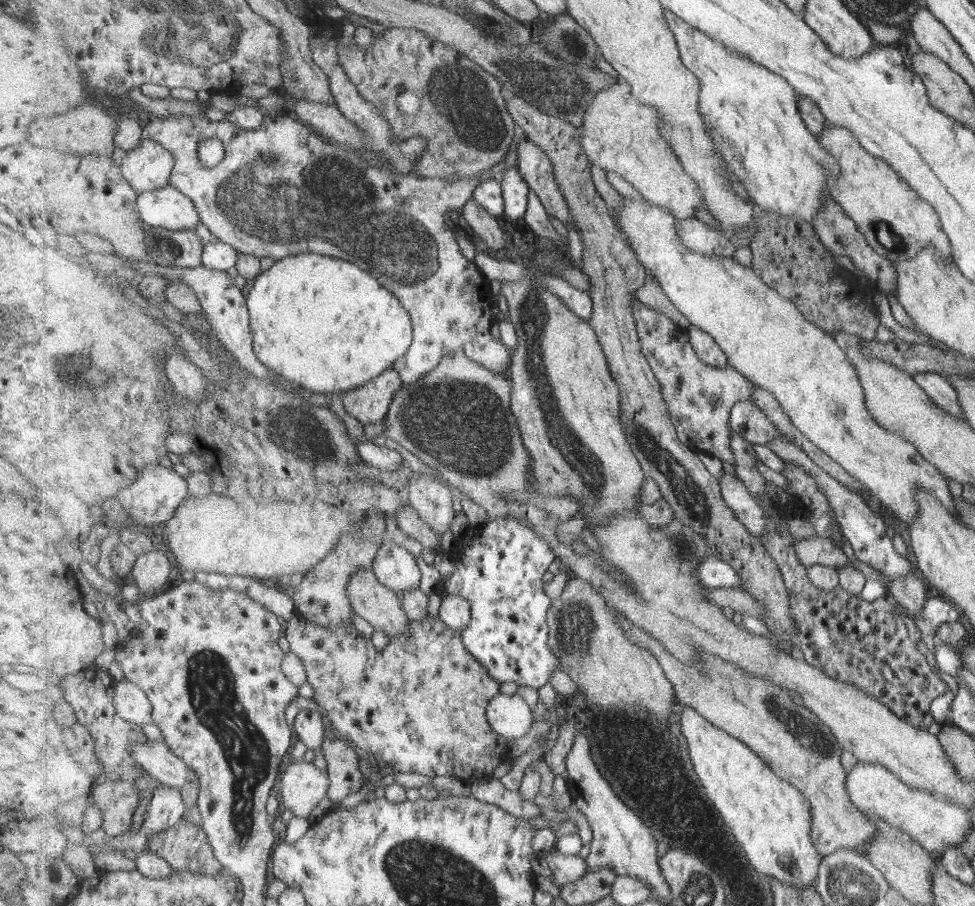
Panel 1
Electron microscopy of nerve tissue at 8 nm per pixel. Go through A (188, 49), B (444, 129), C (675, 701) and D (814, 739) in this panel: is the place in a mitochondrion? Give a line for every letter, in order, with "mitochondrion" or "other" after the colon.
A: mitochondrion
B: mitochondrion
C: other
D: mitochondrion

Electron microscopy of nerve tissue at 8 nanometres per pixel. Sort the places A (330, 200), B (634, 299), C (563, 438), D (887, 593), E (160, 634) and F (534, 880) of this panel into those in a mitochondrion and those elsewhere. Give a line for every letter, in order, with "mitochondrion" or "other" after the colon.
A: mitochondrion
B: other
C: mitochondrion
D: other
E: other
F: other

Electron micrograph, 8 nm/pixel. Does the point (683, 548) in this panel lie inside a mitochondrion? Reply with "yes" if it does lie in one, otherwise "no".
yes

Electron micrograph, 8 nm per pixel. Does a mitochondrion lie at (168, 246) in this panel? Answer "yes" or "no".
yes

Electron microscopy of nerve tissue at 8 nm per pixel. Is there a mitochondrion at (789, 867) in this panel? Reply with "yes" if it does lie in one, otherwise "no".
no

